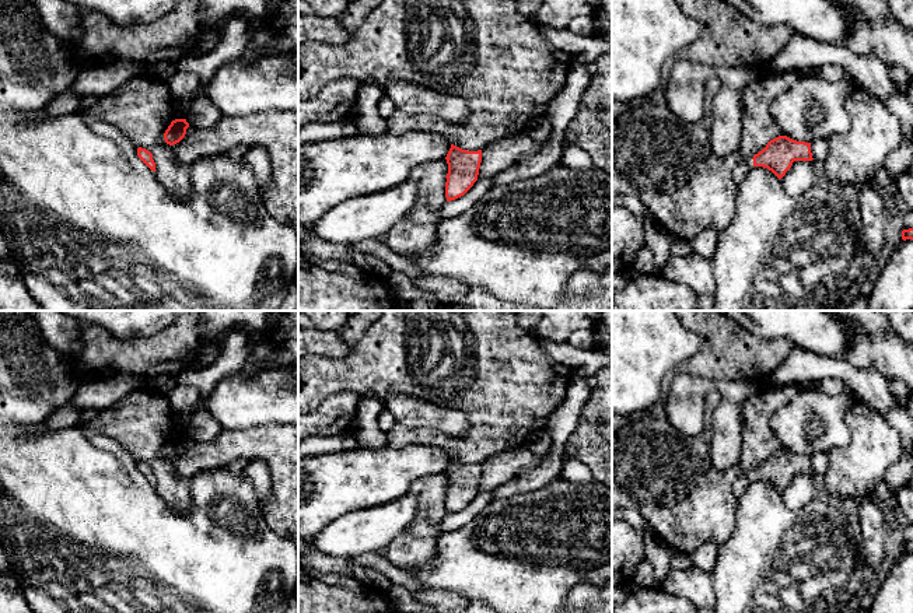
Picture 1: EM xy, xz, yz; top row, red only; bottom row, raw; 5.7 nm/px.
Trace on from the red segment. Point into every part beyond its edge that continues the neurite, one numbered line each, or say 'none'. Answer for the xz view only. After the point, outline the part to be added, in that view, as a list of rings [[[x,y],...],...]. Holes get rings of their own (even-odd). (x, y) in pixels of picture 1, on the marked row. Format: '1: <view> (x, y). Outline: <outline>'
none

